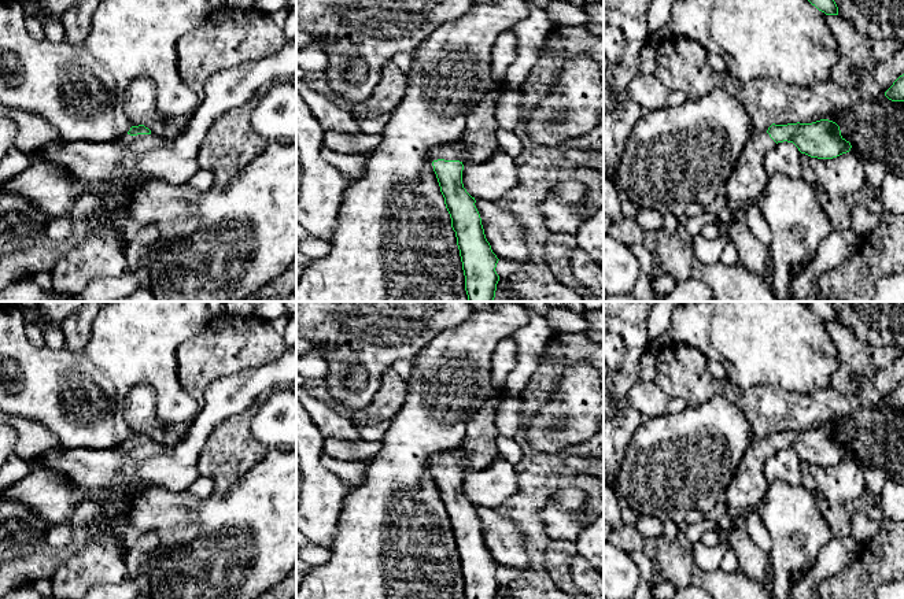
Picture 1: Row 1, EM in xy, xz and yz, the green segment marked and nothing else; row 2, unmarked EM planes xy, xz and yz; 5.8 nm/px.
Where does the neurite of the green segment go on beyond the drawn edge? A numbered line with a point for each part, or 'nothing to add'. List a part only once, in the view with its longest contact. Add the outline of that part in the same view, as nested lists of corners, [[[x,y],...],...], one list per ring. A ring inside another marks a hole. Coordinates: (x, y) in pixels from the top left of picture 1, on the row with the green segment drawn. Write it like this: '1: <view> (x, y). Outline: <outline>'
1: xz (456, 151). Outline: [[[461,140],[446,144],[446,145],[436,145],[427,151],[427,156],[433,162],[438,159],[444,160],[460,160],[462,162],[464,158],[468,155],[469,147],[464,144]]]

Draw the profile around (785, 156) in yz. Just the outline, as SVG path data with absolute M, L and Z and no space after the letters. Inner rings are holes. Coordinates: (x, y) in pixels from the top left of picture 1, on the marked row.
M778 143L767 152L764 169L768 177L783 173L792 178L801 177L801 152L793 143Z

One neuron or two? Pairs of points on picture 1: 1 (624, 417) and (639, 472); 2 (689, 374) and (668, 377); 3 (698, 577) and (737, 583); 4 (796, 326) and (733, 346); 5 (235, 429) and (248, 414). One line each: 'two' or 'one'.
1: two
2: one
3: one
4: one
5: one

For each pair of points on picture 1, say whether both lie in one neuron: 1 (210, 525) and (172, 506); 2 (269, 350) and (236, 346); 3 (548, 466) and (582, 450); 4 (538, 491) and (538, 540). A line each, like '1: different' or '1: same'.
1: same
2: same
3: same
4: same

